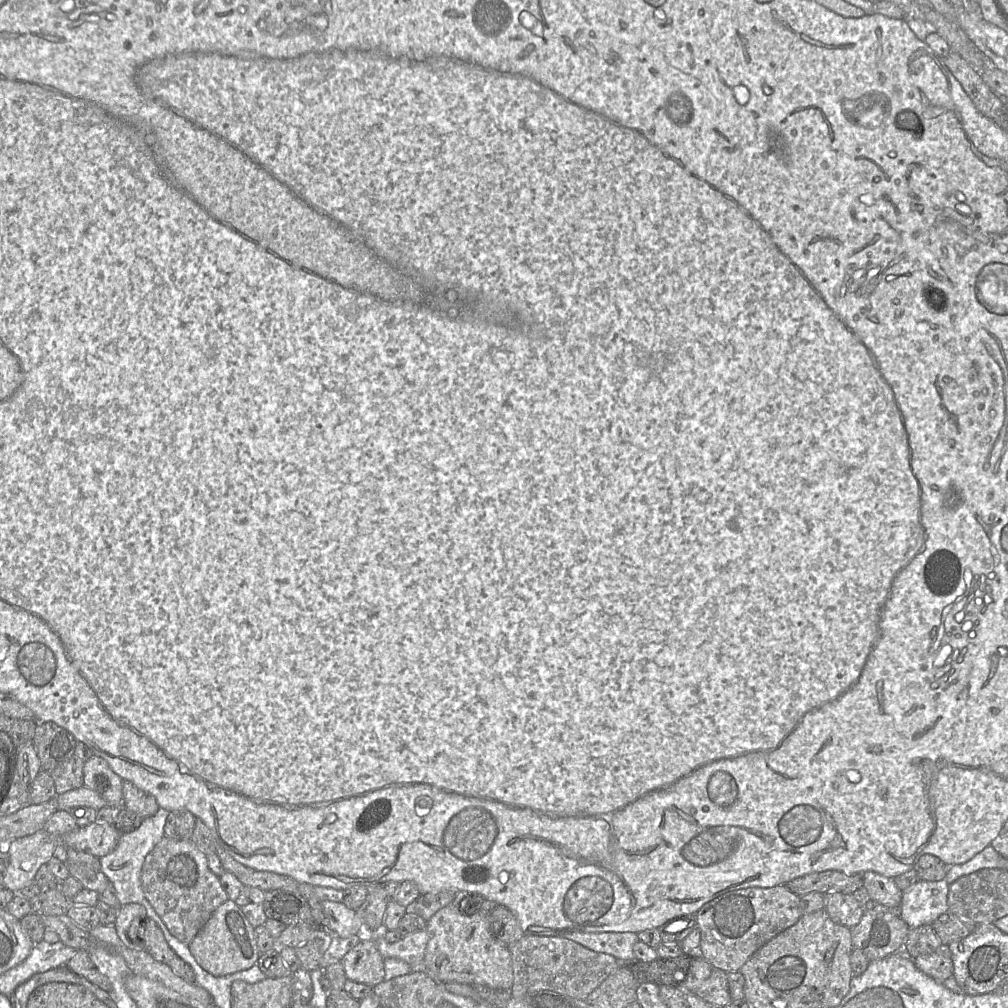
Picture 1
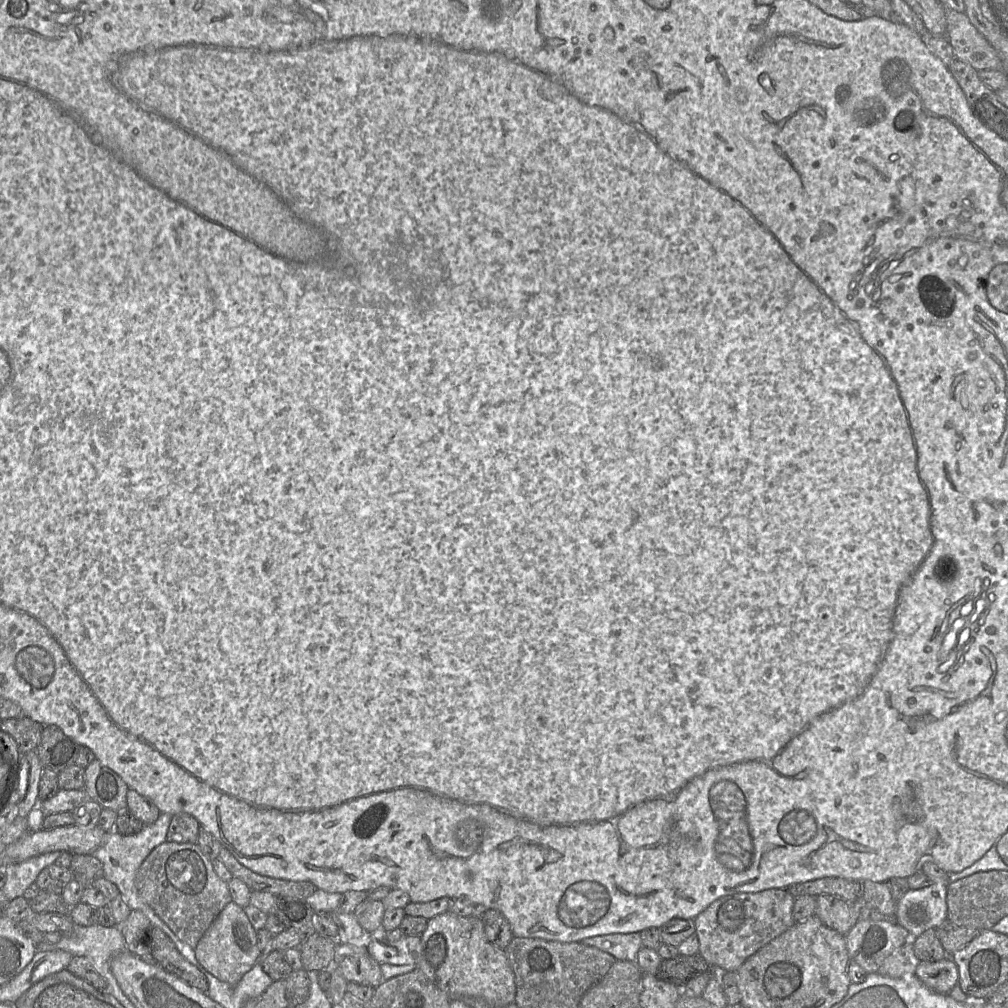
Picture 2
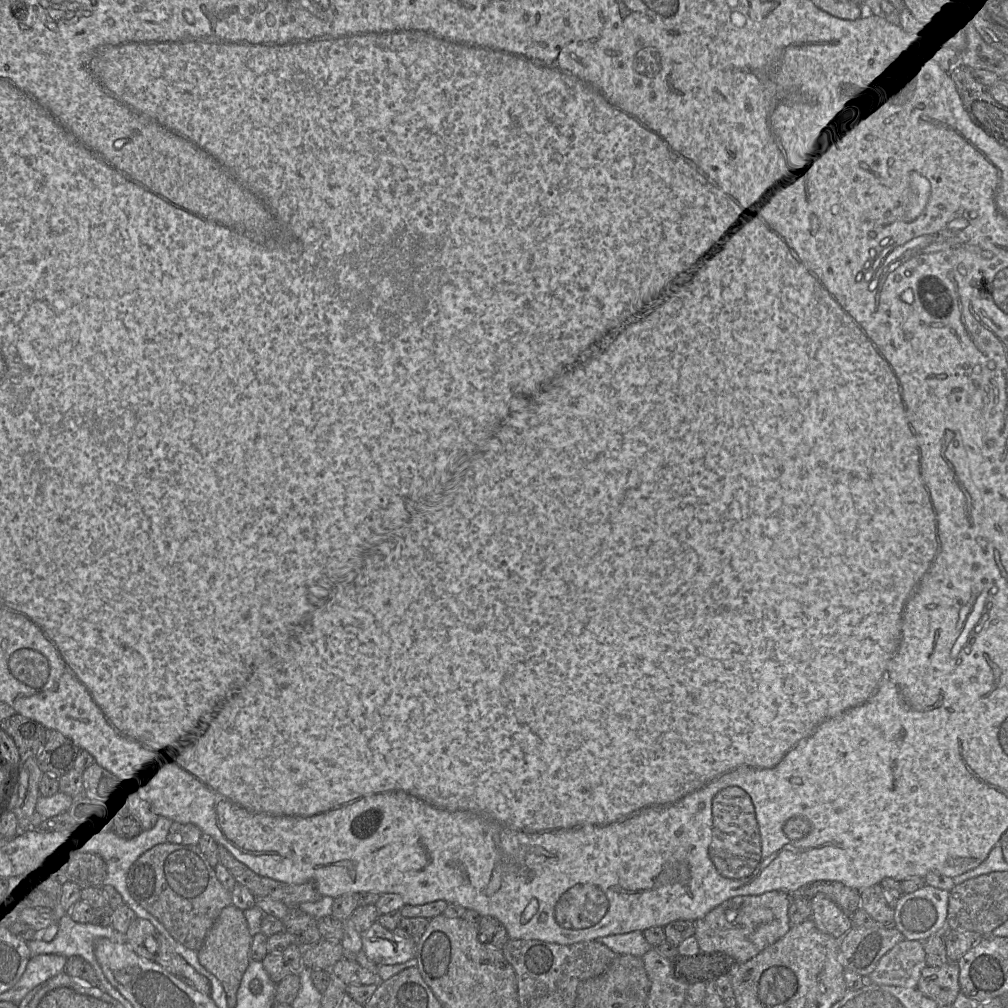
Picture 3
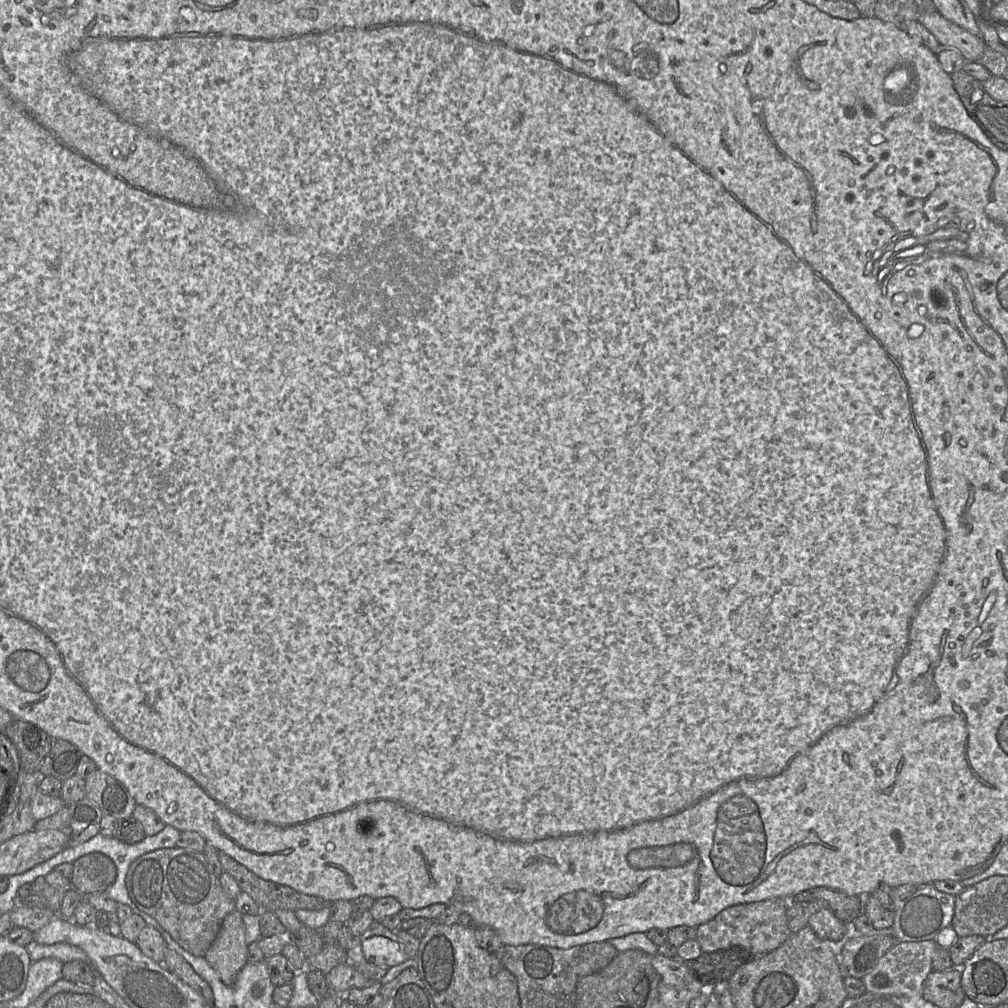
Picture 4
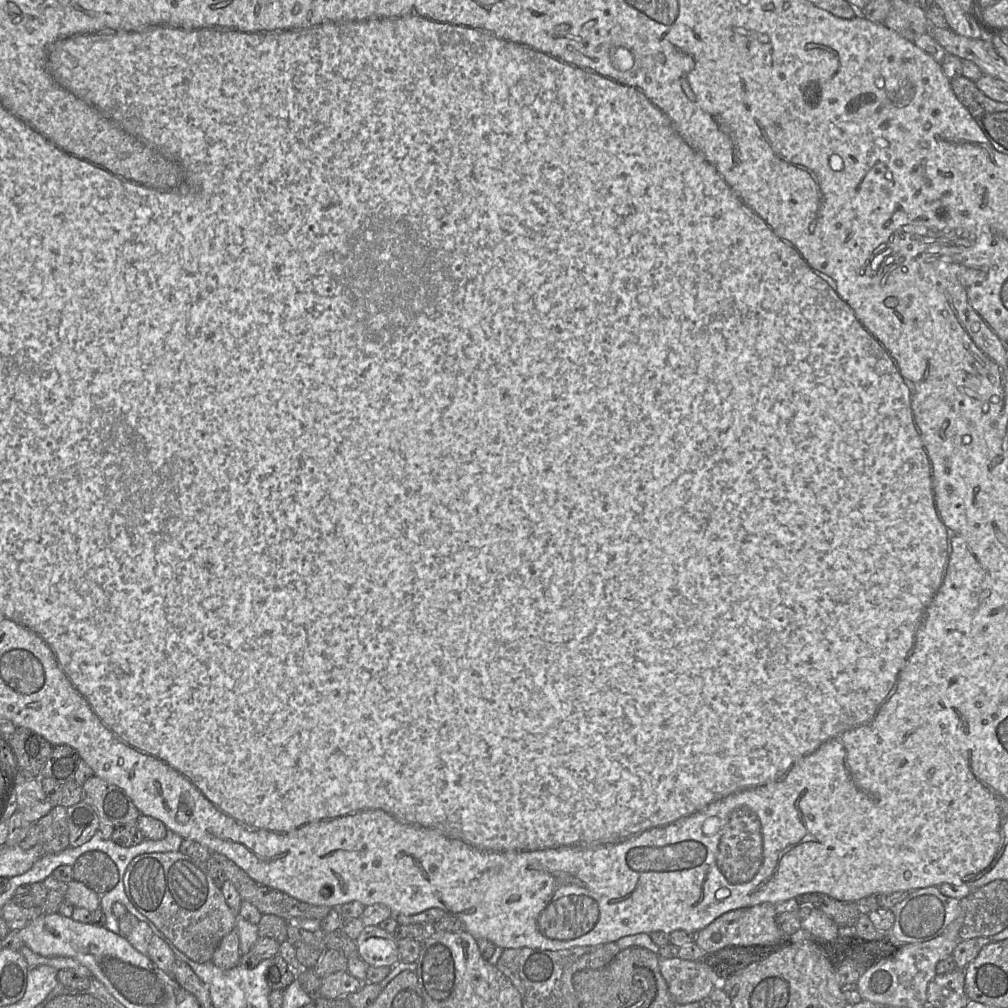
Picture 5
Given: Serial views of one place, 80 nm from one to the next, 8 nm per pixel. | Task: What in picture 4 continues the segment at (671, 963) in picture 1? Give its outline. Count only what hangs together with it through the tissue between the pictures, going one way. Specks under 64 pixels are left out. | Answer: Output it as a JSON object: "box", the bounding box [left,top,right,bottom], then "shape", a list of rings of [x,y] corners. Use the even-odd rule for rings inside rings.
{"box":[686,946,752,987],"shape":[[[733,946],[714,952],[703,952],[698,958],[686,961],[698,979],[710,987],[713,984],[728,980],[742,964],[752,958],[743,946]]]}

